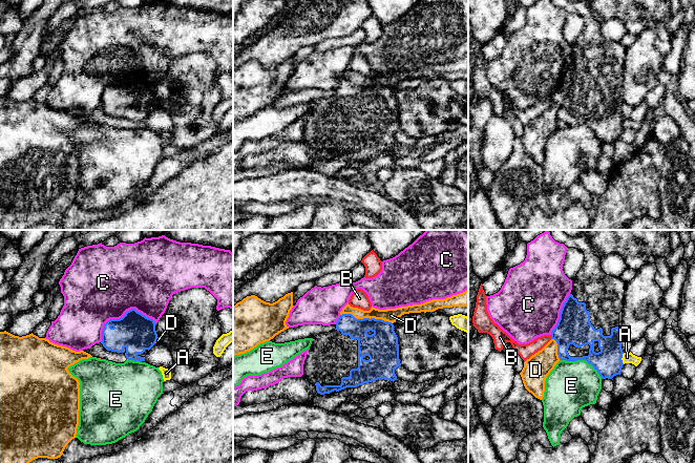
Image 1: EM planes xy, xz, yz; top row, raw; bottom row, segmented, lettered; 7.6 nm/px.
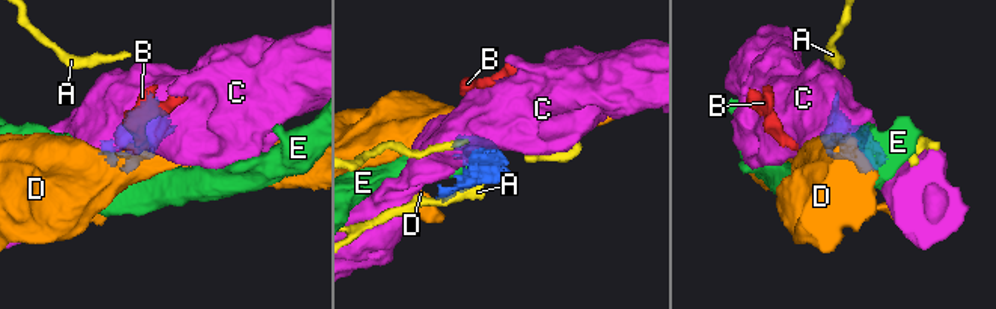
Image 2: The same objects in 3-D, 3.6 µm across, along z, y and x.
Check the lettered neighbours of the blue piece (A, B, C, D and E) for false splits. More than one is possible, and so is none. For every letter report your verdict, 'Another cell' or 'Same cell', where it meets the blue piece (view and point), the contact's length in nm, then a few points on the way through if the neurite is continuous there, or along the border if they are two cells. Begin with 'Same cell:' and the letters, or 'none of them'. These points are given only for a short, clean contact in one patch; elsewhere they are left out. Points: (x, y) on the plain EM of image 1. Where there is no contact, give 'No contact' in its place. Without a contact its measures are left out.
Same cell: B
A: Another cell. Touches blue at yz (622, 122). Shared border 90 nm
B: Same cell. Touches blue at yz (551, 102). Shared border 40 nm. Path across: yz (573, 91), (564, 99), (551, 102), (525, 116)
C: Another cell. Touches blue at xy (123, 81). Shared border 460 nm
D: Another cell. Touches blue at xz (366, 83). Shared border 400 nm. Boundary: xz (340, 79), (352, 79), (357, 83), (381, 83), (392, 88)
E: Another cell. Touches blue at yz (582, 124). Shared border 360 nm

